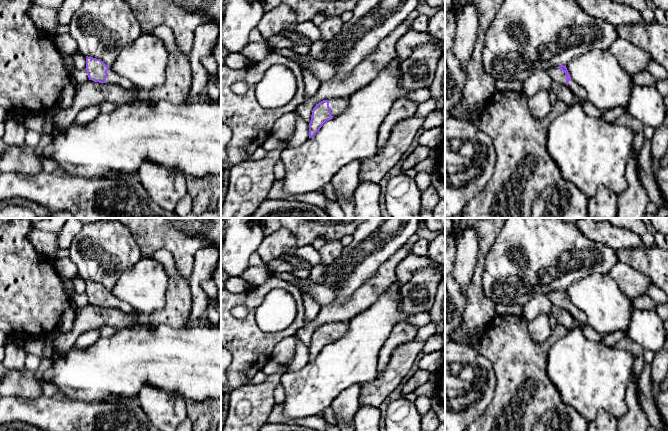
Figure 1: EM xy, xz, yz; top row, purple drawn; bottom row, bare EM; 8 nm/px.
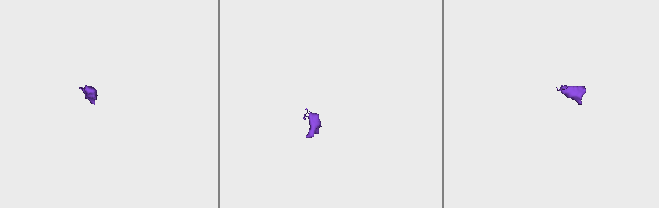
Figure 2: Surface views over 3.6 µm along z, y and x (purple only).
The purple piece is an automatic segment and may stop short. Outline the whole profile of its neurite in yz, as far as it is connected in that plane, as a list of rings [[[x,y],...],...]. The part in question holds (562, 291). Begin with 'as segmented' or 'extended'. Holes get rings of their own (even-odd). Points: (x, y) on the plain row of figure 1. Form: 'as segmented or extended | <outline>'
extended | [[[566,289],[550,291],[547,293],[547,296],[553,305],[567,309],[573,315],[576,323],[584,326],[588,325],[587,316],[571,302]]]

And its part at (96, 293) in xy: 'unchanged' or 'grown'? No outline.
grown

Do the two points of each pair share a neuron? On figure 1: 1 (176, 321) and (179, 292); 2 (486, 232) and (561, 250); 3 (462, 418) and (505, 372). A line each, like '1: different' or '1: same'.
1: same
2: different
3: different

